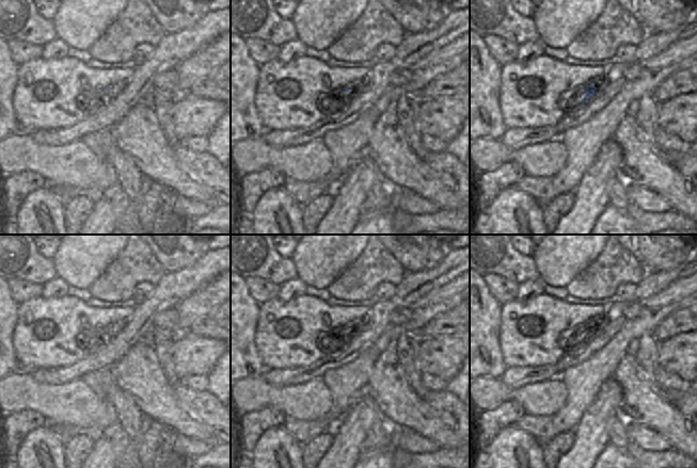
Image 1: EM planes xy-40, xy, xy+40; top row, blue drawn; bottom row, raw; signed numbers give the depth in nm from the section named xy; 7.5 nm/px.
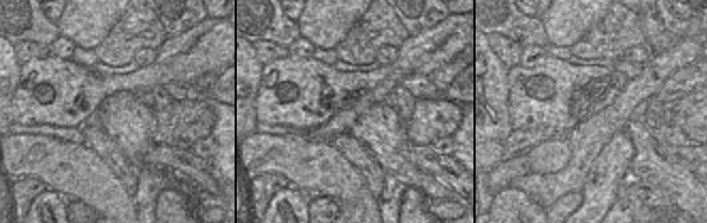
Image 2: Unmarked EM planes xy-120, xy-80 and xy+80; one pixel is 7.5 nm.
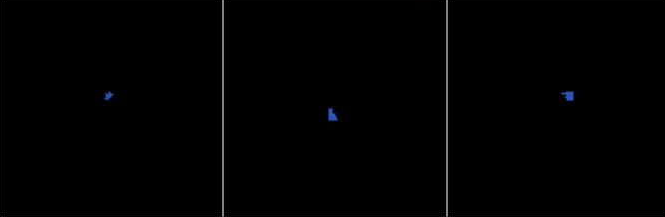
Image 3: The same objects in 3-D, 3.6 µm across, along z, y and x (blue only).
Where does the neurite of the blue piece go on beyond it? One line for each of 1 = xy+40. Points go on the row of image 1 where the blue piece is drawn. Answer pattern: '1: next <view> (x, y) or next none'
1: next xy+40 (607, 86)

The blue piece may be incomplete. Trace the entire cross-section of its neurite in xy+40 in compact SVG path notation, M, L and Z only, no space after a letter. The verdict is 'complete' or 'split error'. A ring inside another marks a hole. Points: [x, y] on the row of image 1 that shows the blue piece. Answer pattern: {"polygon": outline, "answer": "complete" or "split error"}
{"polygon": "M616 62L611 66L604 66L607 71L604 77L591 79L576 90L585 88L585 98L577 97L580 110L574 111L572 107L567 108L568 117L564 117L553 126L542 128L507 128L501 142L506 147L517 150L527 145L544 143L553 139L560 139L563 133L576 126L581 126L590 119L596 113L606 107L612 99L622 90L627 80L624 69L627 64Z", "answer": "split error"}

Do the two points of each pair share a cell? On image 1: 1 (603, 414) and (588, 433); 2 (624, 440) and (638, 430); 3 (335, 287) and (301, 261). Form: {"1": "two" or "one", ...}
{"1": "one", "2": "two", "3": "two"}

